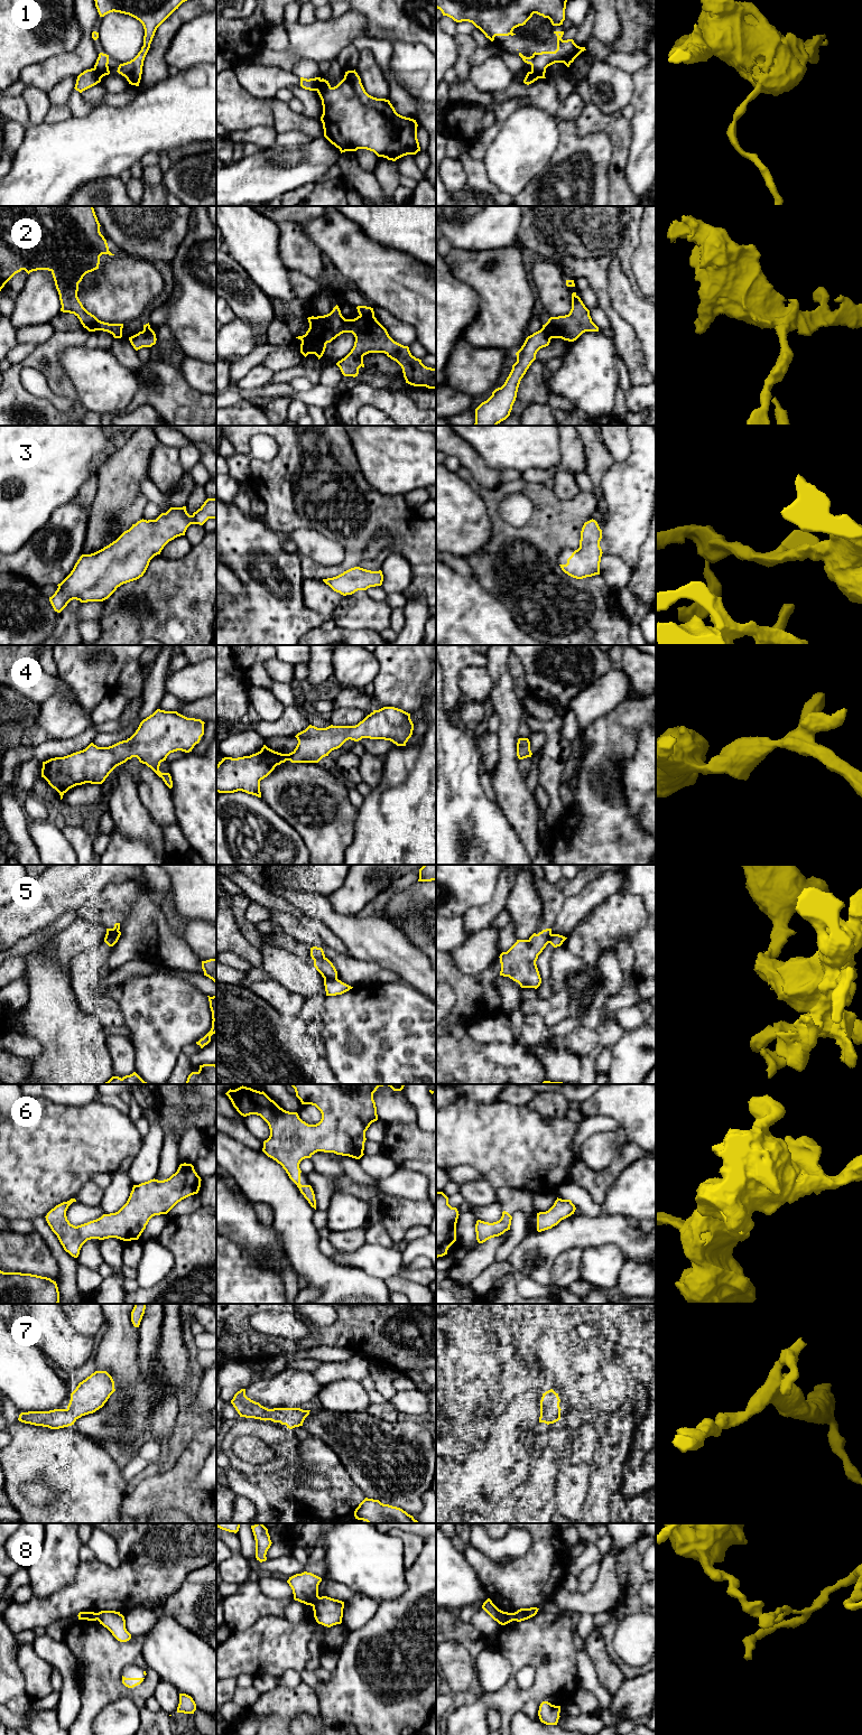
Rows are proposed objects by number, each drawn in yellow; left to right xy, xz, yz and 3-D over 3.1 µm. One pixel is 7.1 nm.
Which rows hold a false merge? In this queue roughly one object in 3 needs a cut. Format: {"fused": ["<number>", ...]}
{"fused": ["1", "2", "5", "8"]}

